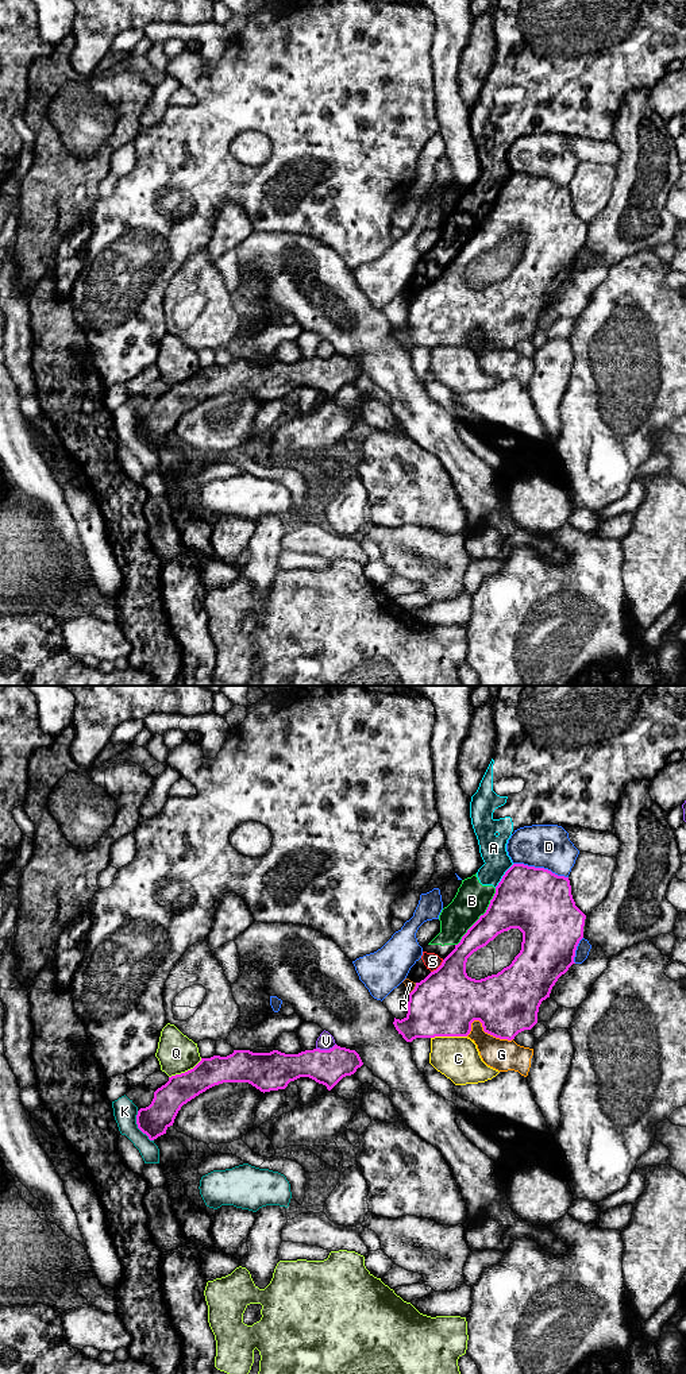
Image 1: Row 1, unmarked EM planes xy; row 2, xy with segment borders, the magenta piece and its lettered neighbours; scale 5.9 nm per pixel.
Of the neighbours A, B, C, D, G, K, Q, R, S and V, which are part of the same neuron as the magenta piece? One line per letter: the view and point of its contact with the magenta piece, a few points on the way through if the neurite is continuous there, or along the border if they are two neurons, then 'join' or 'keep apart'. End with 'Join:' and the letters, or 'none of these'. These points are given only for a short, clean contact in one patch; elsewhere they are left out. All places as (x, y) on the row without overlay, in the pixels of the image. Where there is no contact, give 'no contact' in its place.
A: meets magenta in xy at (503, 185); keep apart
B: meets magenta in xy at (480, 226); keep apart
C: meets magenta in xy at (449, 344); keep apart
D: meets magenta in xy at (540, 177); keep apart
G: meets magenta in xy at (484, 339); keep apart
K: meets magenta in xy at (138, 436); keep apart
Q: meets magenta in xy at (185, 381); border along xy (201, 367), (192, 377), (169, 386); keep apart
R: meets magenta in xy at (415, 297); border along xy (416, 292), (409, 303); keep apart
S: meets magenta in xy at (439, 276); border along xy (443, 269), (431, 281); keep apart
V: meets magenta in xy at (326, 359); keep apart
Join: none of these

